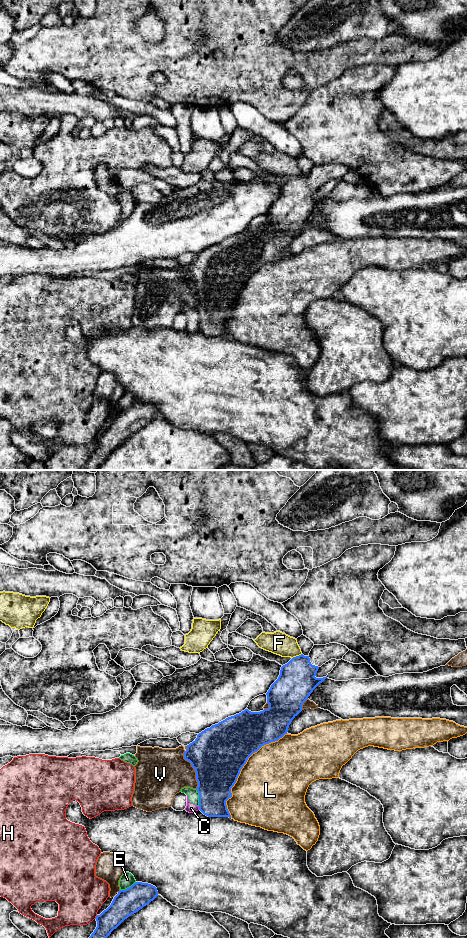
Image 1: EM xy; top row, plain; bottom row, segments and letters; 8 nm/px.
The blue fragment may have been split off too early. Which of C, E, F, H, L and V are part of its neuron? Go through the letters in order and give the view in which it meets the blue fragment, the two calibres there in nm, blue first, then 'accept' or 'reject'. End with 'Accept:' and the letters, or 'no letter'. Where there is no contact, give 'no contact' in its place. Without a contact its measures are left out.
C: meets blue in xy; 280 nm thick on the blue side, 80 nm on the other; reject
E: meets blue in xy; 340 nm thick on the blue side, 90 nm on the other; reject
F: meets blue in xy; 300 nm thick on the blue side, 180 nm on the other; reject
H: meets blue in xy; 200 nm thick on the blue side, 380 nm on the other; reject
L: meets blue in xy; 440 nm thick on the blue side, 500 nm on the other; reject
V: meets blue in xy; 440 nm thick on the blue side, 400 nm on the other; reject
Accept: no letter

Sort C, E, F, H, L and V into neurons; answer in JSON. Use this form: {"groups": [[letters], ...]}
{"groups": [["C", "E"], ["F"], ["H"], ["L"], ["V"]]}

